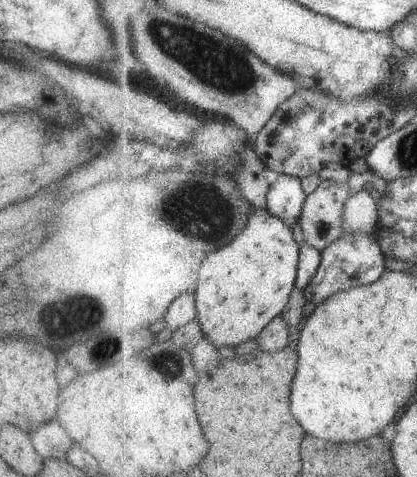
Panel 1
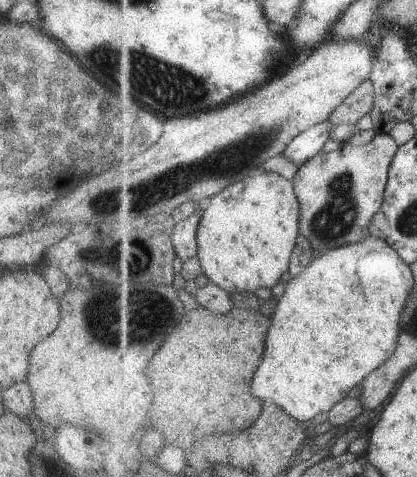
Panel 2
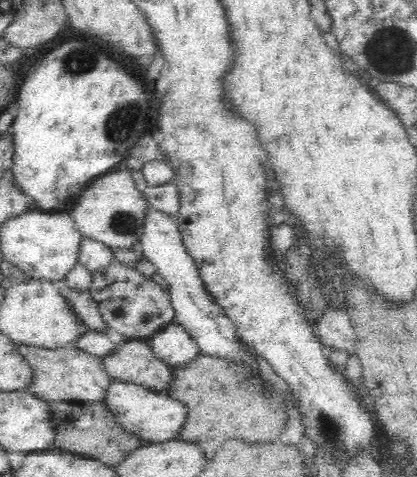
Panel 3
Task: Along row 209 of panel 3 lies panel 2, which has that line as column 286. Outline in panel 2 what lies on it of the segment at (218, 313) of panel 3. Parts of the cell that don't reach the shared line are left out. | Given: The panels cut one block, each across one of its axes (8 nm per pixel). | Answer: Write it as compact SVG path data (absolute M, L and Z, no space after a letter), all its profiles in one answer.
M329 119L321 124L317 124L315 127L309 128L309 130L297 136L285 148L283 156L289 156L289 160L295 162L295 164L307 164L307 162L321 153L321 148L329 140L329 134L331 134L333 125L333 122Z

